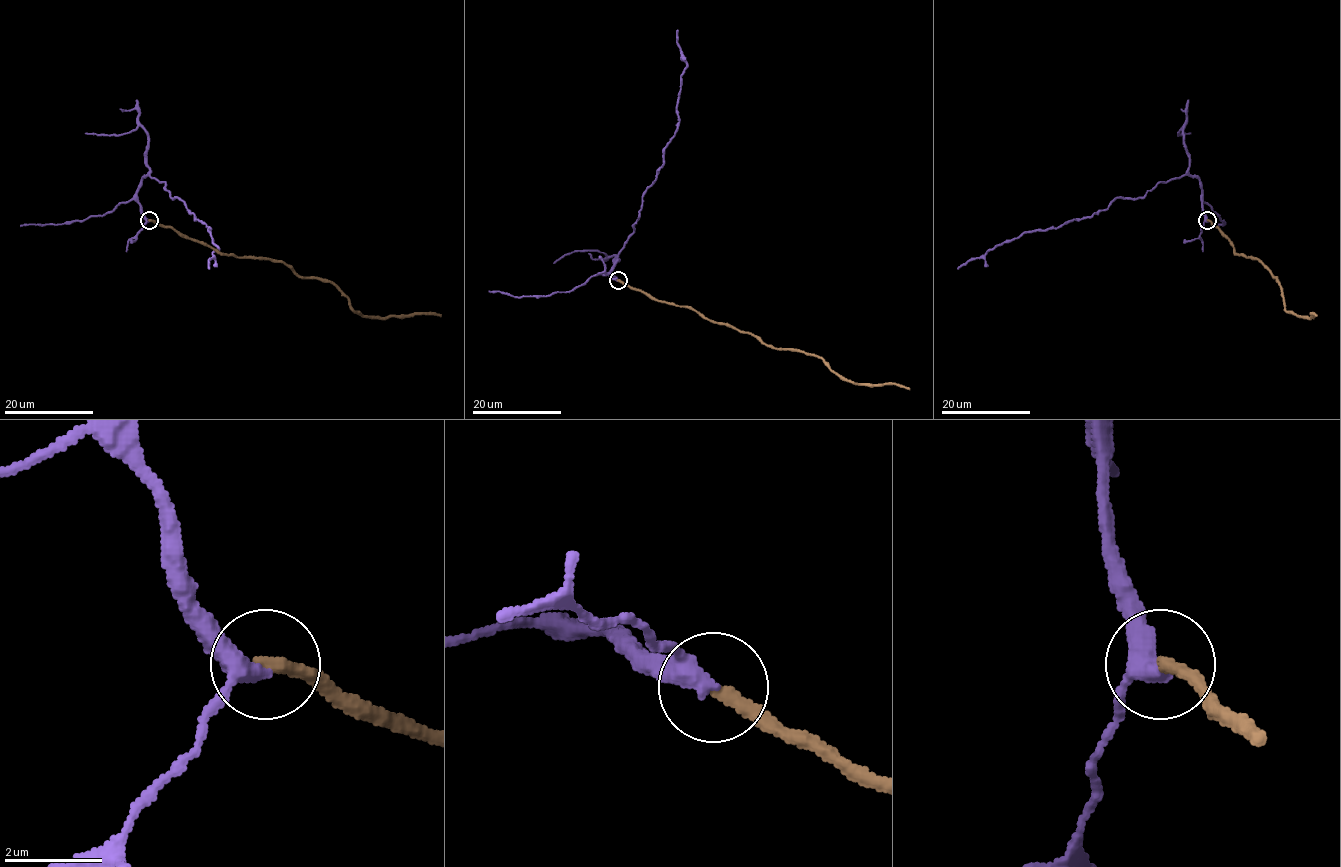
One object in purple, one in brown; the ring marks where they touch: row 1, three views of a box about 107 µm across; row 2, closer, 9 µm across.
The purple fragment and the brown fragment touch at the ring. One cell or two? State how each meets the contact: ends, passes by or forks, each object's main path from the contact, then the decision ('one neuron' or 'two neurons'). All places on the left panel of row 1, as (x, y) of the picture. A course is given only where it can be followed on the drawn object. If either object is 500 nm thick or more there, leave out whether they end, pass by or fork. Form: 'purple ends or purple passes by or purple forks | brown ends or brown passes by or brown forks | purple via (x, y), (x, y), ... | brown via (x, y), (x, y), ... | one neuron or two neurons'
purple passes by | brown ends | purple via (150, 220), (136, 190), (148, 174), (165, 182), (171, 197), (209, 228), (218, 247), (209, 268) | brown via (150, 220), (227, 255), (282, 261), (300, 276), (329, 280), (348, 299), (351, 308), (367, 316), (441, 315) | one neuron

